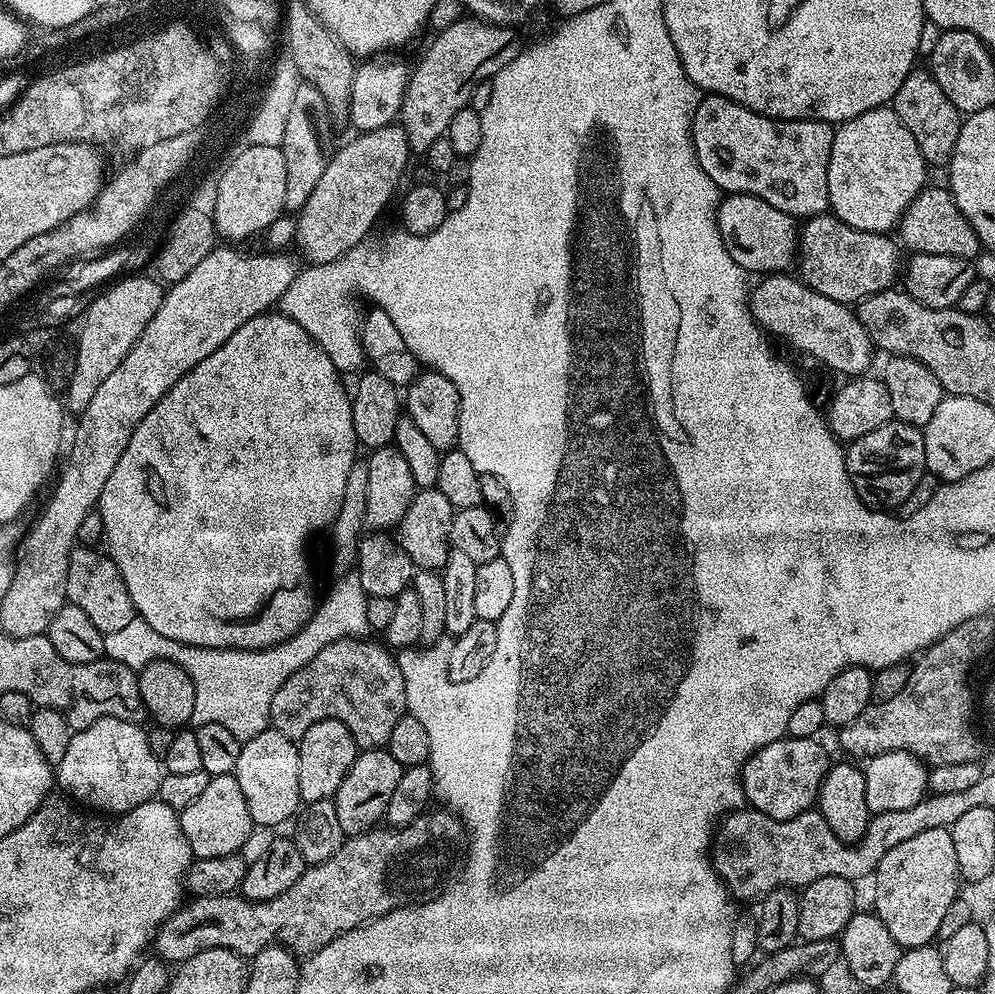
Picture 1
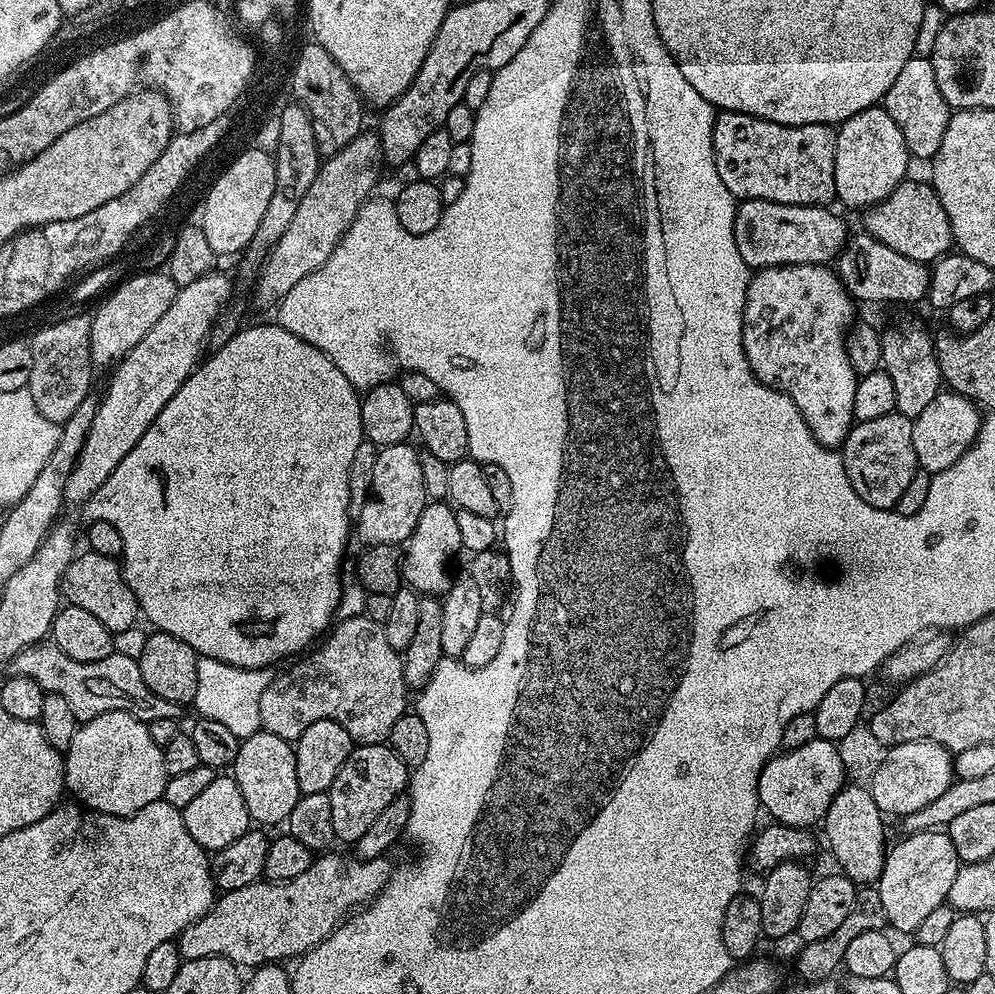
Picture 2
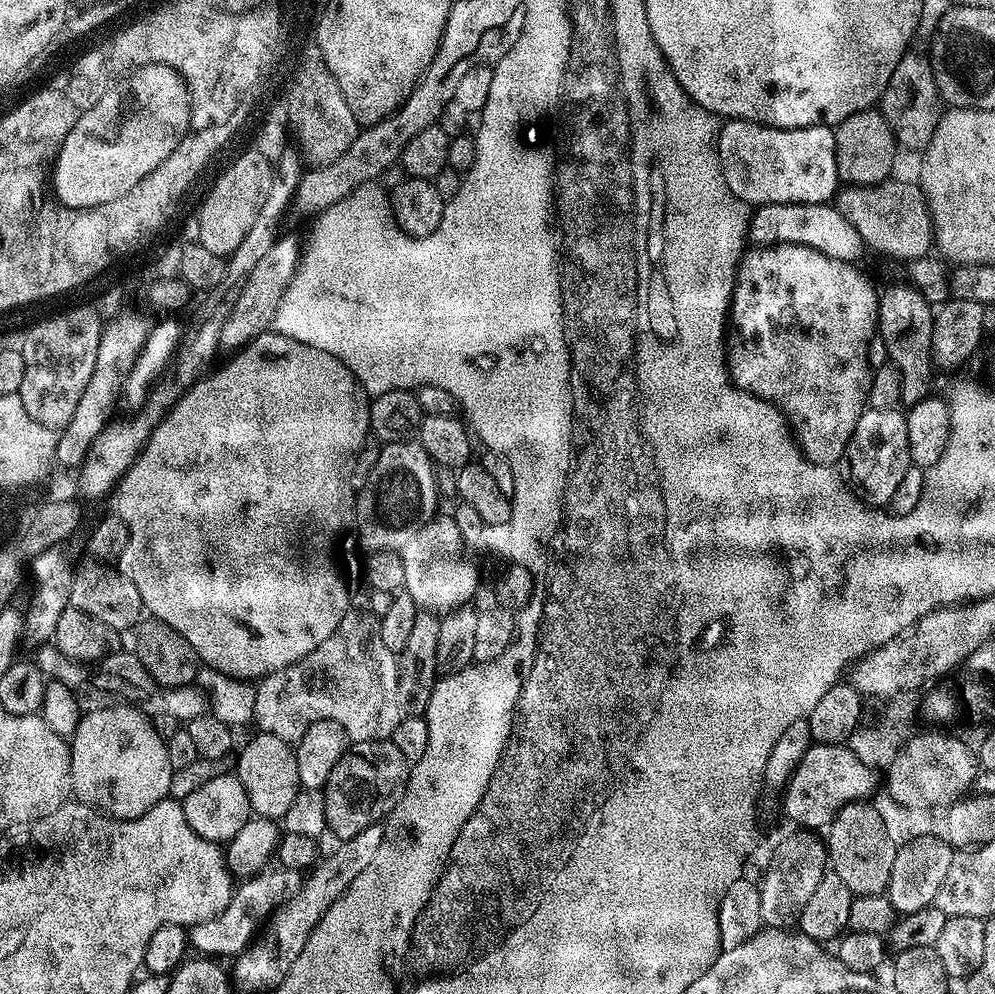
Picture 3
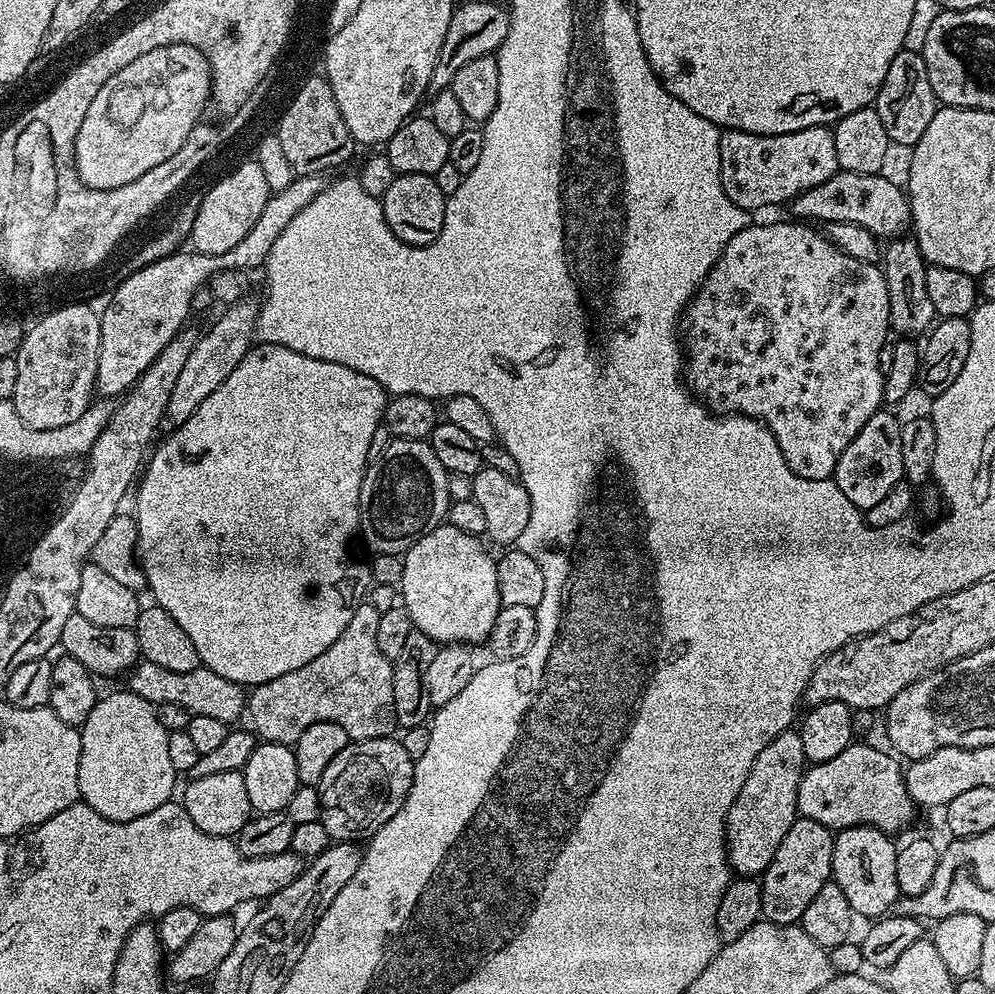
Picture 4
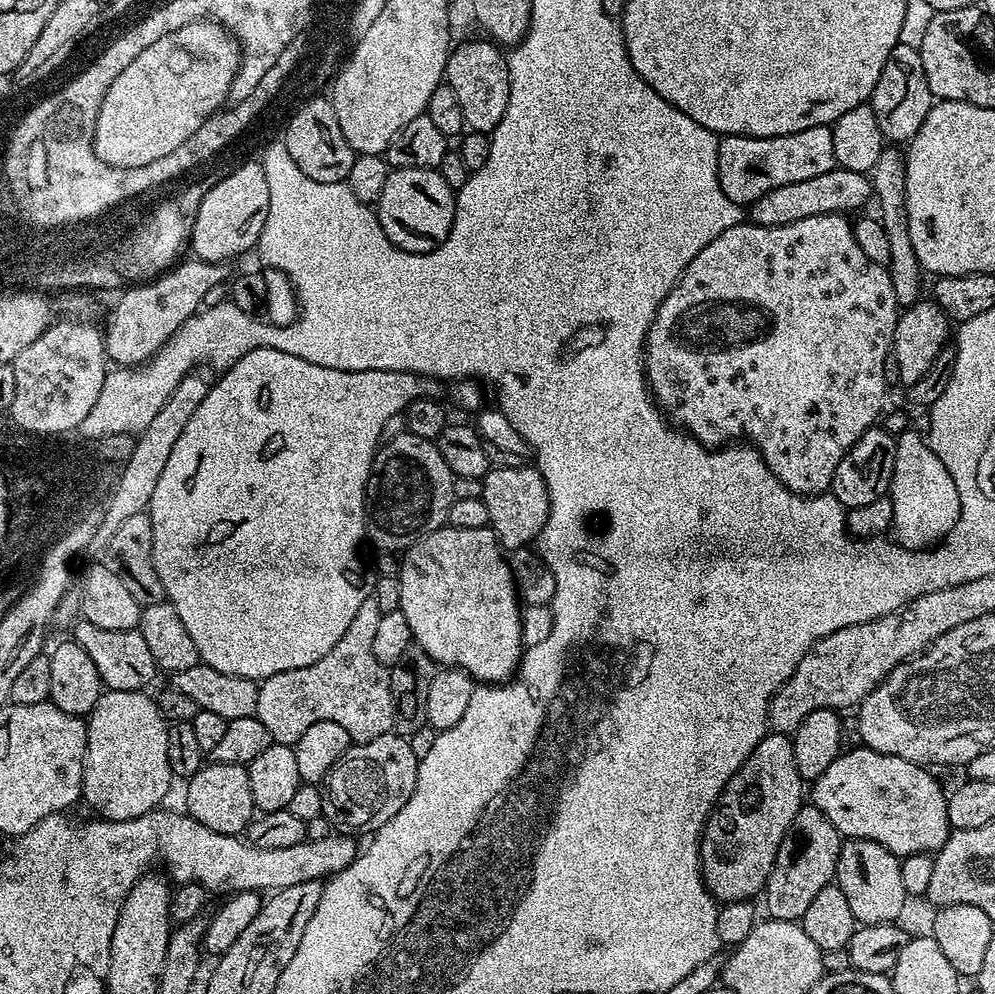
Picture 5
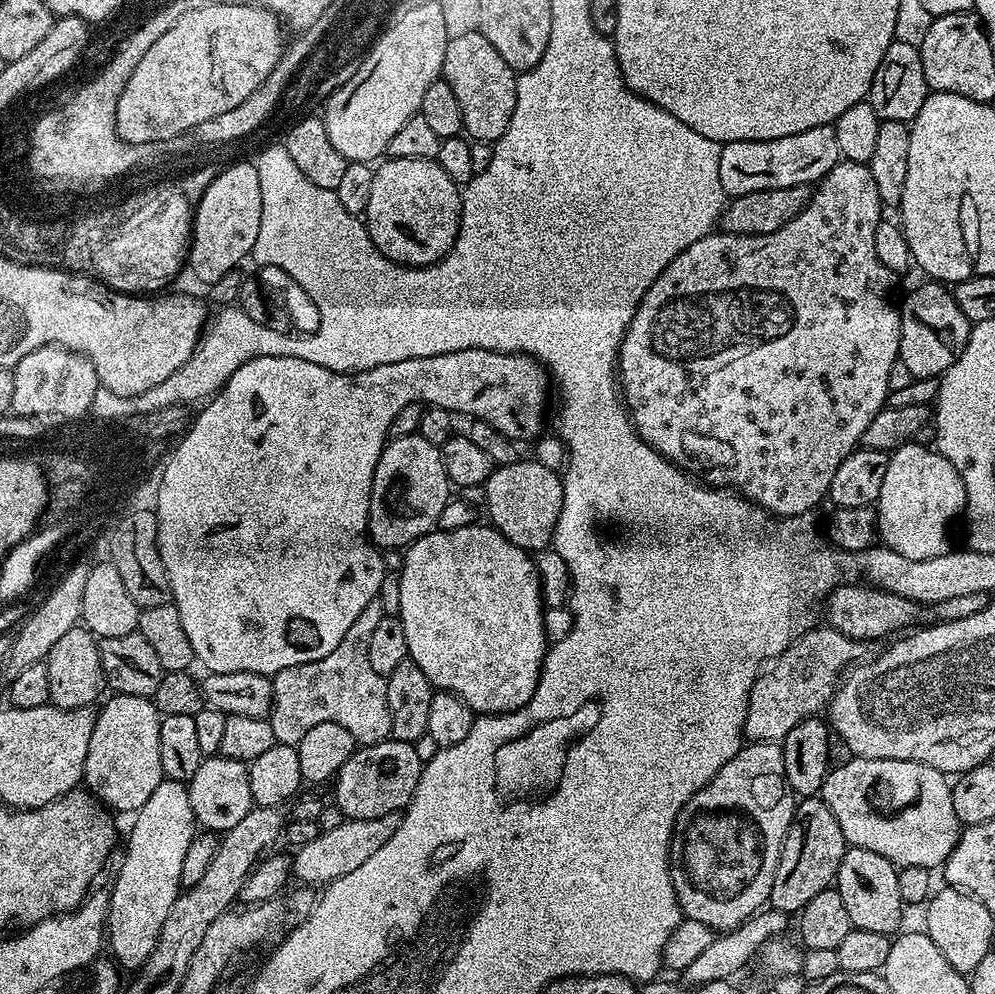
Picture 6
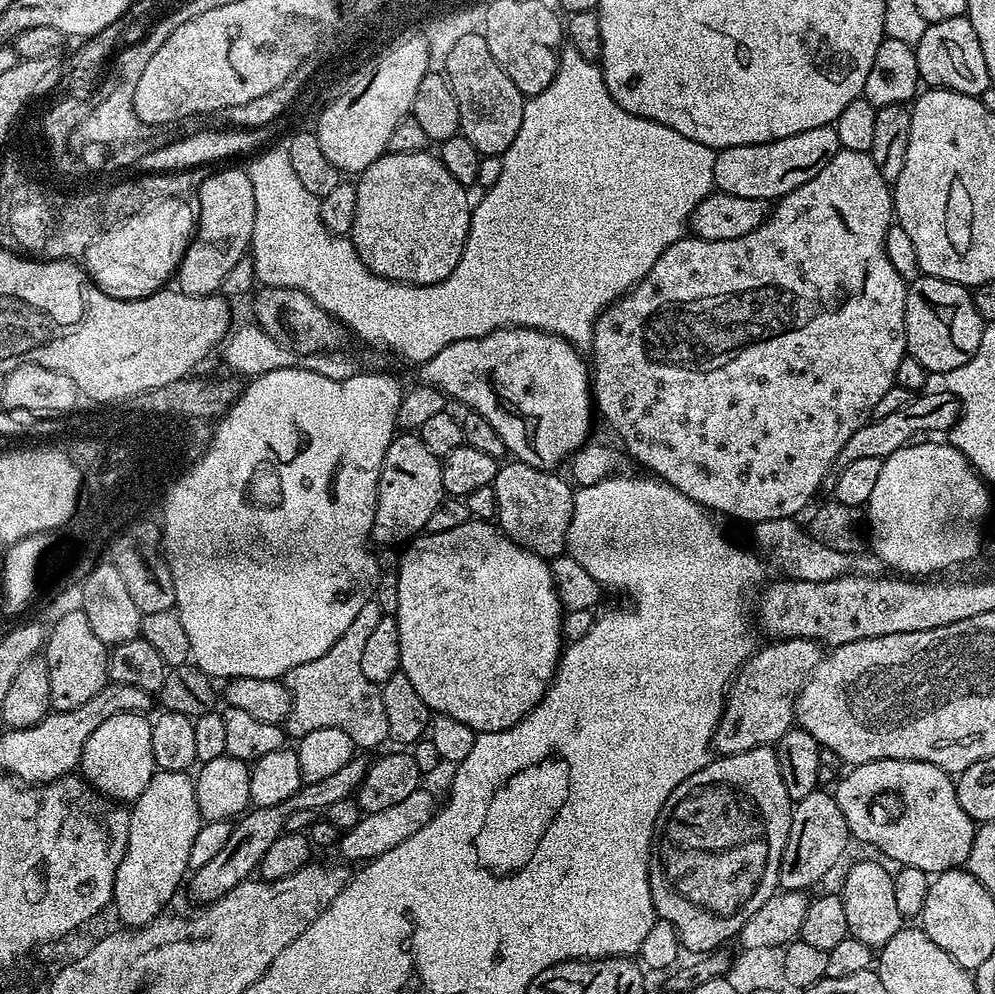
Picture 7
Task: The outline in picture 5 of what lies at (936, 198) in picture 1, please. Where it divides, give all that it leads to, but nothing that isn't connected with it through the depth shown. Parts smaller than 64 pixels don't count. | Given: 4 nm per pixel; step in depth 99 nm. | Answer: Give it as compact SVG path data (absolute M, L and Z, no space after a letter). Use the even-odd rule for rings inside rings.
M839 166L831 168L826 174L818 174L818 178L806 178L806 182L790 182L790 186L778 186L762 198L758 198L747 209L746 216L751 223L760 228L777 228L794 222L802 222L802 218L829 216L835 212L841 214L859 213L867 200L871 201L872 181L863 172L846 170Z

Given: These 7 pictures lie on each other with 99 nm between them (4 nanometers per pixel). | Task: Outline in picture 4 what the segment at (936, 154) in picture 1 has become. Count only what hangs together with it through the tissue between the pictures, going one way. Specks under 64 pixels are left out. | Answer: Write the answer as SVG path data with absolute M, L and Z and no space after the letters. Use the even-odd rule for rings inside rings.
M900 52L894 62L890 62L890 70L886 70L886 78L882 78L882 86L874 101L878 118L882 118L882 126L886 126L889 141L912 146L922 138L926 126L930 126L930 118L934 118L938 101L930 86L930 74L926 74L926 62L919 52Z

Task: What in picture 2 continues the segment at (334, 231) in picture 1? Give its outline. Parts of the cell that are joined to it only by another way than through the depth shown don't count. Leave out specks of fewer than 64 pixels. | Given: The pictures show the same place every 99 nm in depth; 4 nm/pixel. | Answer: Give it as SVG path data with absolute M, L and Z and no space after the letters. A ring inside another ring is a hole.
M368 130L361 131L346 147L321 163L319 174L314 178L310 190L306 190L306 198L302 198L294 219L290 226L286 226L286 234L278 238L267 260L255 273L258 303L279 305L282 297L290 294L290 290L294 290L294 286L298 286L306 274L318 270L318 266L326 262L345 230L354 222L364 201L373 195L372 187L376 184L376 171L379 168L382 168L380 137L375 131Z

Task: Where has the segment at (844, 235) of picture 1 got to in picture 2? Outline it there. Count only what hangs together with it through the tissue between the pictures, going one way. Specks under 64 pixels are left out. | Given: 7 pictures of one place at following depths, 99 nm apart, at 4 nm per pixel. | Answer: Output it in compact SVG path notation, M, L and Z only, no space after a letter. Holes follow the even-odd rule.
M867 234L853 235L840 251L834 264L834 271L844 283L844 289L852 296L853 301L865 300L868 304L912 304L915 300L923 301L930 290L932 277L929 265L918 262L914 258L906 258L906 254L898 254L898 250L890 250L886 242L878 242L878 238Z

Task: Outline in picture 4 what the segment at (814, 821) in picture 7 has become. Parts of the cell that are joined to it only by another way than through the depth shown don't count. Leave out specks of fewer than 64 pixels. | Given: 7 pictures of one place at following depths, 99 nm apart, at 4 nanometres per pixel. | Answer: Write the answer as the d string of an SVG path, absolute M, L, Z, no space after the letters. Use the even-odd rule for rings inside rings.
M800 816L786 830L786 838L774 850L770 866L759 881L761 888L760 915L769 924L799 925L806 906L818 895L818 890L832 880L832 855L834 854L833 829L822 826L810 818Z

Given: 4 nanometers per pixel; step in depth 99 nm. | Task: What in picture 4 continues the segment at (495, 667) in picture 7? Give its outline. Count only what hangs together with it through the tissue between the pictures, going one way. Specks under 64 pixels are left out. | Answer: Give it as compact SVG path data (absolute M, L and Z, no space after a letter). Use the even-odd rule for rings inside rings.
M445 522L418 538L403 553L404 569L398 586L402 606L410 614L413 629L426 634L437 645L476 646L496 630L502 607L496 562L493 553L488 553L480 543L481 537L466 534Z

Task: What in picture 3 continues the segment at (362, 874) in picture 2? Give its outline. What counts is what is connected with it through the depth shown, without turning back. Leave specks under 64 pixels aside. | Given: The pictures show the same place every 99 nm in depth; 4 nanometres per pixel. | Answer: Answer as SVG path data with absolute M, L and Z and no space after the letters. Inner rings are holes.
M277 867L277 872L265 870L257 876L247 877L244 884L235 889L232 900L214 918L210 918L201 924L193 924L190 928L190 944L197 953L208 958L235 958L248 947L253 938L260 932L262 925L272 915L276 908L280 907L289 896L293 896L300 888L302 876L299 871L283 867Z

